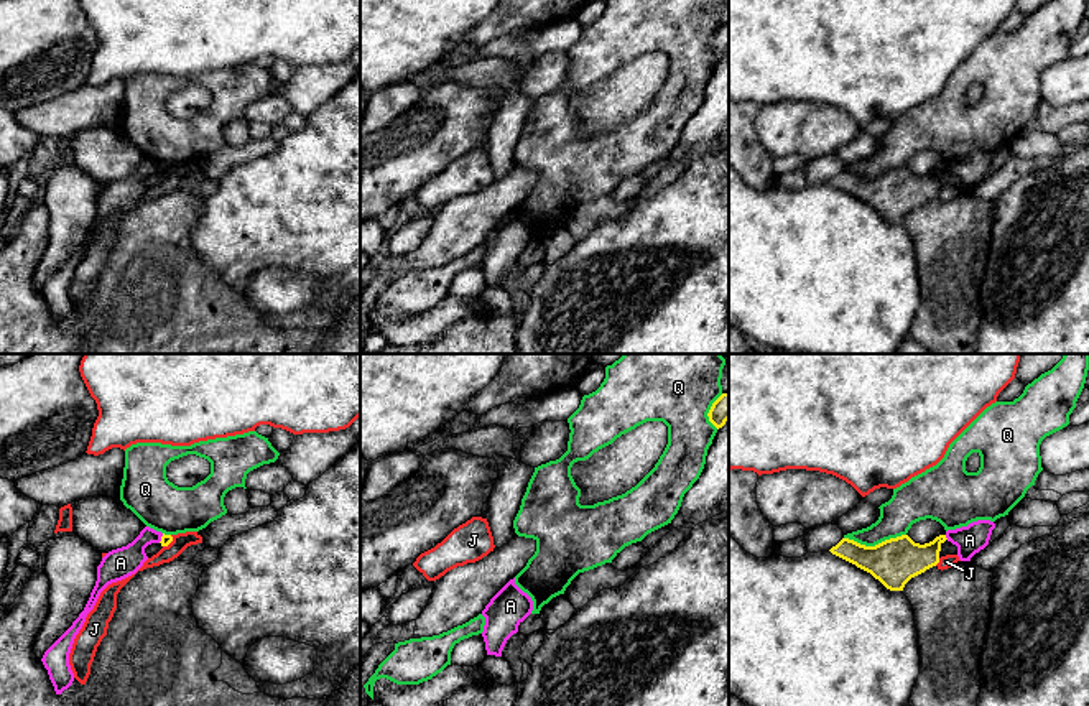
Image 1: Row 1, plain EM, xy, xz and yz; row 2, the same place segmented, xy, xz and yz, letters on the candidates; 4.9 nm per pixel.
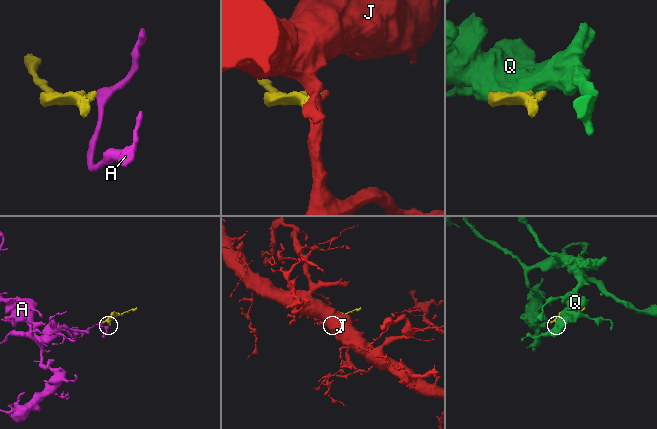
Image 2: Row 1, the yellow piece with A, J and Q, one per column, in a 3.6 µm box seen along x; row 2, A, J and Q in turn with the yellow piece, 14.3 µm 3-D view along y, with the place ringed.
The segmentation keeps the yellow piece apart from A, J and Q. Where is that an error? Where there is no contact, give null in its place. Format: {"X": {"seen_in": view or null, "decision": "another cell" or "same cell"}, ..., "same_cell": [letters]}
{"A": {"seen_in": "yz", "decision": "another cell"}, "J": {"seen_in": "yz", "decision": "another cell"}, "Q": {"seen_in": "yz", "decision": "another cell"}, "same_cell": []}

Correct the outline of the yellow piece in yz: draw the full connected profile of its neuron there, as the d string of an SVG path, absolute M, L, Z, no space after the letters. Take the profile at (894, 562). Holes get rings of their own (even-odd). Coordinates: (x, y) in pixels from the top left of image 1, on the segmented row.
M908 535L885 540L875 546L865 546L842 538L829 551L857 568L870 573L890 591L903 591L905 584L939 563L941 545L946 535L920 545Z

